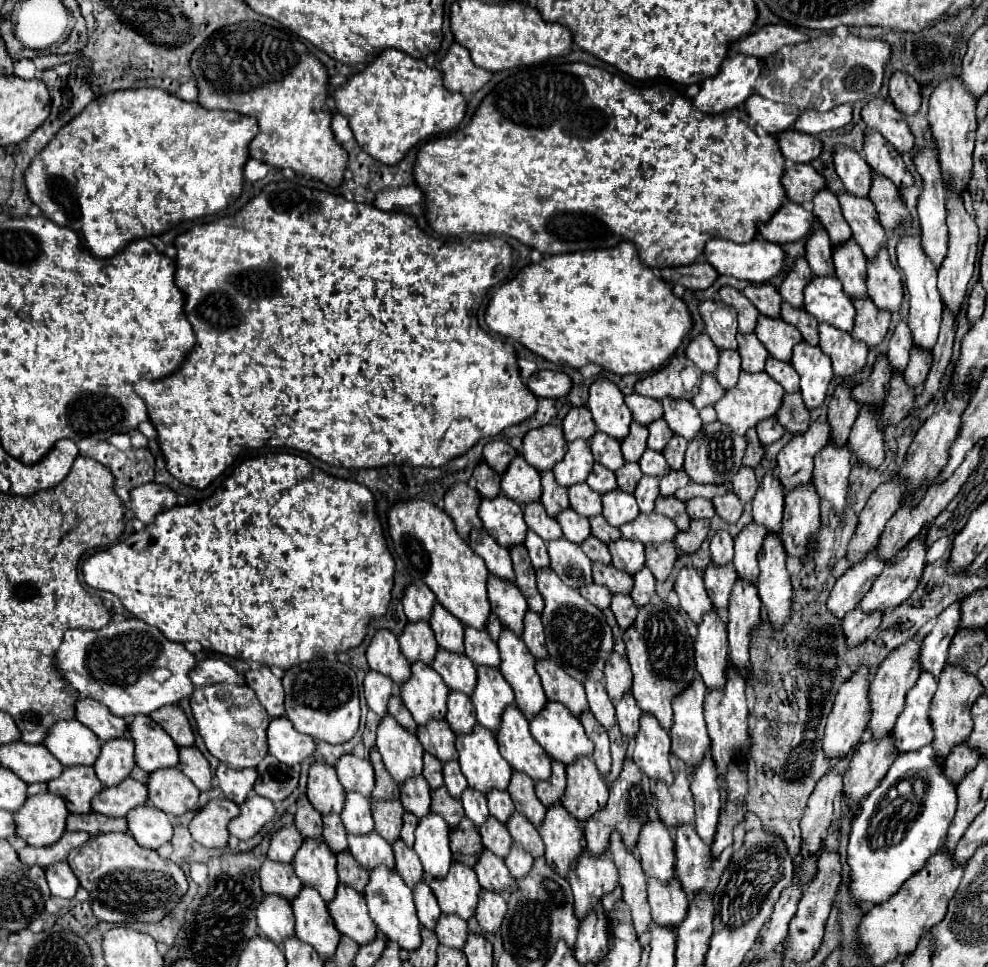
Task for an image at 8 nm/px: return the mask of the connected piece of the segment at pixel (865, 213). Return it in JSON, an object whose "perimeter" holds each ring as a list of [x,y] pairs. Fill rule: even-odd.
{"perimeter":[[[849,193],[839,195],[839,203],[843,215],[853,231],[853,239],[861,247],[867,259],[879,255],[881,247],[887,245],[887,233],[879,223],[879,215],[875,213],[875,205],[869,199],[859,199]]]}

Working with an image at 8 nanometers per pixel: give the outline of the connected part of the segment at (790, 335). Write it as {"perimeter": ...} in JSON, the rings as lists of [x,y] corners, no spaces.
{"perimeter":[[[765,315],[759,317],[755,335],[767,347],[769,355],[779,361],[791,361],[793,347],[803,341],[801,333],[793,325],[785,323],[783,319],[771,319]]]}

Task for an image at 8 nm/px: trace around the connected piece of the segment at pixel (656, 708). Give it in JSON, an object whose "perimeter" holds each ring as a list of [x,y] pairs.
{"perimeter":[[[655,599],[651,605],[639,609],[635,625],[623,633],[623,641],[627,645],[627,659],[633,671],[631,693],[639,709],[653,715],[659,725],[669,731],[673,721],[673,697],[683,693],[683,689],[687,689],[687,685],[695,679],[695,649],[693,639],[687,633],[685,619],[665,601]]]}

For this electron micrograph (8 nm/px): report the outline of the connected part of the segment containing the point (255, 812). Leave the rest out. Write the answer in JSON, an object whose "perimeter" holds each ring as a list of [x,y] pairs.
{"perimeter":[[[251,795],[241,805],[239,817],[229,823],[229,833],[241,841],[249,841],[261,831],[261,827],[265,823],[273,821],[275,815],[277,815],[277,811],[271,801],[267,801],[265,797],[259,797],[259,795]]]}

